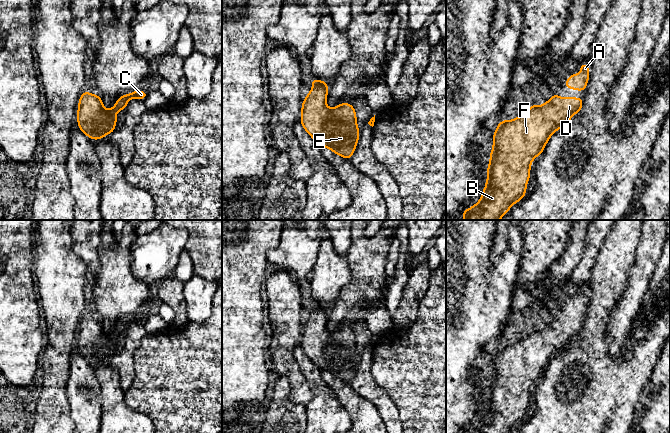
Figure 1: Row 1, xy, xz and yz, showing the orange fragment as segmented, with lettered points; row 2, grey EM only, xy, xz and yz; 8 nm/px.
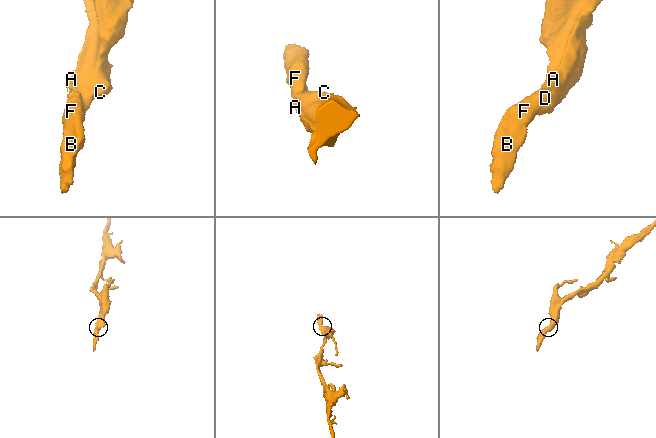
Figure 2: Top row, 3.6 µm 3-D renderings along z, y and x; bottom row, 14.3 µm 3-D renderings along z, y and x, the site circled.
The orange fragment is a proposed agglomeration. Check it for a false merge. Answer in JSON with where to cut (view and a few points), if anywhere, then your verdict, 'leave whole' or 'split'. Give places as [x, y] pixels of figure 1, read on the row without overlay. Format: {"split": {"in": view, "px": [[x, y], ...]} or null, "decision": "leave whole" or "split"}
{"split": null, "decision": "leave whole"}

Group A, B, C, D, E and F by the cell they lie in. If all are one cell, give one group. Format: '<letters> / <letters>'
A B C D E F

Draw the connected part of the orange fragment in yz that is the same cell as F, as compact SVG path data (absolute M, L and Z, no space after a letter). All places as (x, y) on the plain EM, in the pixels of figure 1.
M553 317L553 321L541 330L530 328L524 339L511 345L503 343L493 358L486 410L480 425L469 433L510 433L525 421L533 383L541 379L552 358L568 349L575 337L581 336L582 329L583 322L560 322L557 317Z

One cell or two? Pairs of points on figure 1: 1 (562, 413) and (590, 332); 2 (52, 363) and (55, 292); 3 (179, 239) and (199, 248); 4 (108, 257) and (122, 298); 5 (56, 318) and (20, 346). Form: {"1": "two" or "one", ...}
{"1": "one", "2": "one", "3": "two", "4": "one", "5": "two"}

